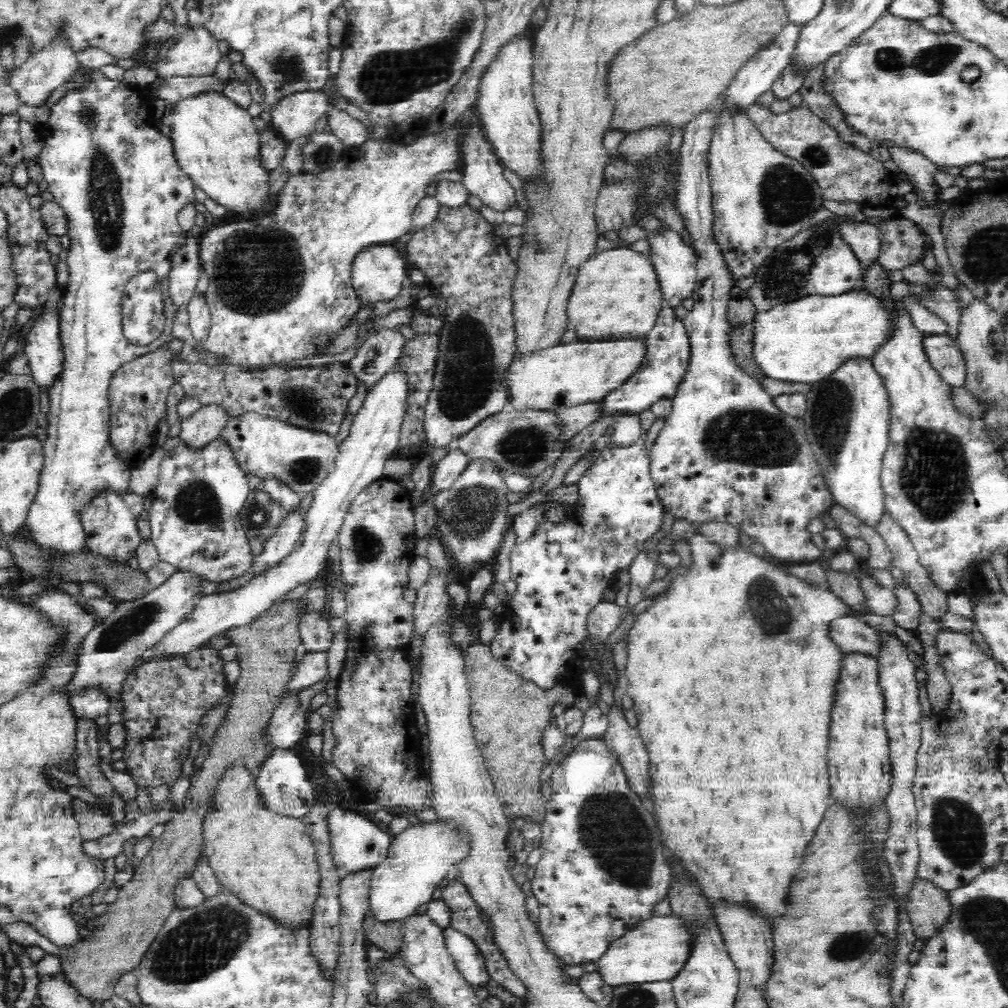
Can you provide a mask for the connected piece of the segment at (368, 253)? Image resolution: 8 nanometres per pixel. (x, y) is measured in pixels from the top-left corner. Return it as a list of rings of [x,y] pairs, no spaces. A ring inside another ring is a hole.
[[[388,245],[363,251],[355,260],[351,281],[365,305],[396,298],[407,276],[406,261],[393,245]]]

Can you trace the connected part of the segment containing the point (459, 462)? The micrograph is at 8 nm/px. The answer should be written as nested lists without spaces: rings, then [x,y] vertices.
[[[452,449],[443,460],[433,465],[430,488],[435,493],[448,490],[468,468],[468,464],[468,458],[462,452]]]

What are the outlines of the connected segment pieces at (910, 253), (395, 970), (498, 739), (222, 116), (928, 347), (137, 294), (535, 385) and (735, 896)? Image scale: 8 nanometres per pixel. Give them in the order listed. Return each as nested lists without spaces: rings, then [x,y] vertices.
[[[894,214],[873,225],[873,230],[880,243],[878,261],[890,273],[898,274],[908,266],[924,262],[926,252],[932,250],[928,234],[901,214]]]
[[[400,958],[370,964],[366,960],[366,975],[374,978],[374,986],[368,992],[370,1004],[386,1004],[396,1000],[402,992],[418,990],[418,979],[406,968]]]
[[[469,645],[464,649],[463,657],[471,694],[474,736],[494,782],[496,796],[505,804],[502,811],[508,819],[530,816],[539,823],[545,814],[545,798],[540,793],[540,773],[544,763],[540,740],[542,732],[555,718],[552,708],[559,703],[558,698],[498,661],[492,654],[491,645]]]
[[[219,88],[201,89],[170,102],[165,116],[182,172],[210,199],[240,214],[259,211],[271,201],[264,193],[268,175],[260,167],[260,131],[252,119],[247,109],[224,96]]]
[[[927,335],[924,348],[931,365],[949,388],[964,387],[967,364],[957,339],[946,335]]]
[[[152,271],[133,276],[123,294],[123,335],[135,345],[157,342],[164,328],[161,283]]]
[[[646,336],[560,343],[511,364],[508,377],[511,386],[509,403],[516,409],[556,411],[563,405],[570,407],[603,402],[640,370],[646,360]]]
[[[697,534],[690,538],[689,543],[690,564],[684,566],[682,574],[672,578],[666,592],[660,593],[644,612],[636,616],[627,633],[626,692],[633,700],[632,708],[638,716],[640,738],[644,740],[650,754],[656,818],[662,828],[664,842],[668,844],[668,848],[676,848],[684,864],[688,864],[692,873],[696,872],[696,876],[700,876],[700,885],[704,886],[704,891],[708,892],[708,898],[712,902],[716,900],[716,896],[728,896],[728,900],[752,900],[752,904],[760,904],[764,912],[772,914],[784,908],[784,888],[788,888],[788,880],[792,878],[796,860],[800,860],[800,856],[804,854],[804,844],[812,840],[822,816],[828,810],[831,790],[829,772],[826,770],[829,730],[844,656],[839,645],[832,640],[830,628],[836,617],[848,615],[848,611],[829,586],[812,585],[800,580],[791,570],[784,570],[780,564],[772,562],[766,556],[758,556],[758,552],[744,548],[738,542],[716,544]]]

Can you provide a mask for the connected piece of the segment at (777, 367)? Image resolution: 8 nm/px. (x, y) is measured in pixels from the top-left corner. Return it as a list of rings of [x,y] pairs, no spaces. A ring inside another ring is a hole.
[[[852,290],[842,296],[803,296],[791,303],[779,303],[769,310],[757,312],[753,318],[752,358],[762,376],[780,382],[812,384],[832,374],[848,356],[871,358],[876,346],[884,340],[884,311],[876,304],[876,297],[866,291]]]

